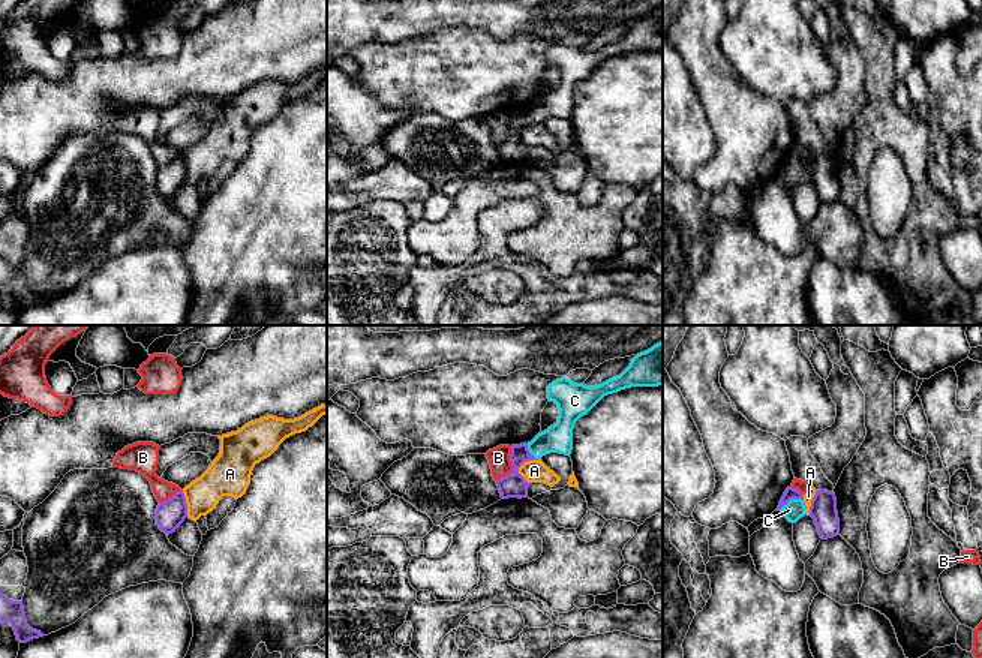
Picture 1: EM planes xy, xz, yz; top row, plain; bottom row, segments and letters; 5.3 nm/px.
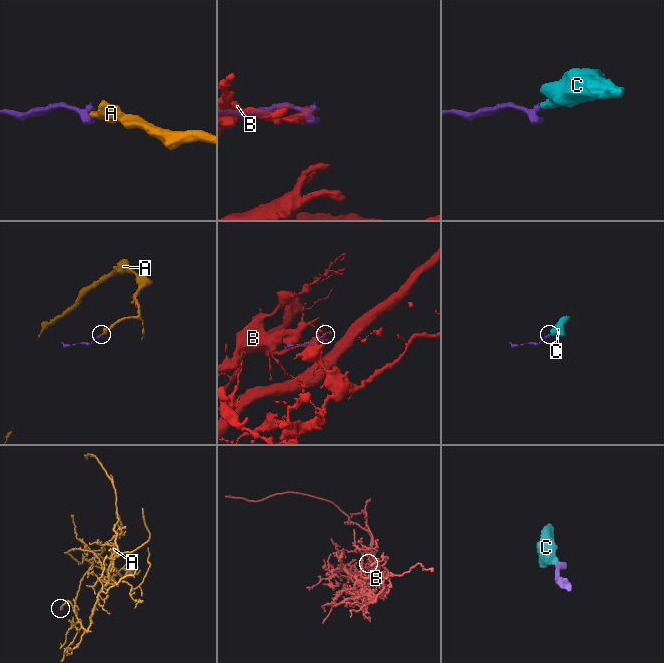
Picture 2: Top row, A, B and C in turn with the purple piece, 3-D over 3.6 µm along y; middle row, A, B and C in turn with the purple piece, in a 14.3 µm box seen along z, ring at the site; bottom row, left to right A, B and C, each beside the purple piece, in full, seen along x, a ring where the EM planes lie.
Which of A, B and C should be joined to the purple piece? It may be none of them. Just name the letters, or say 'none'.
C

